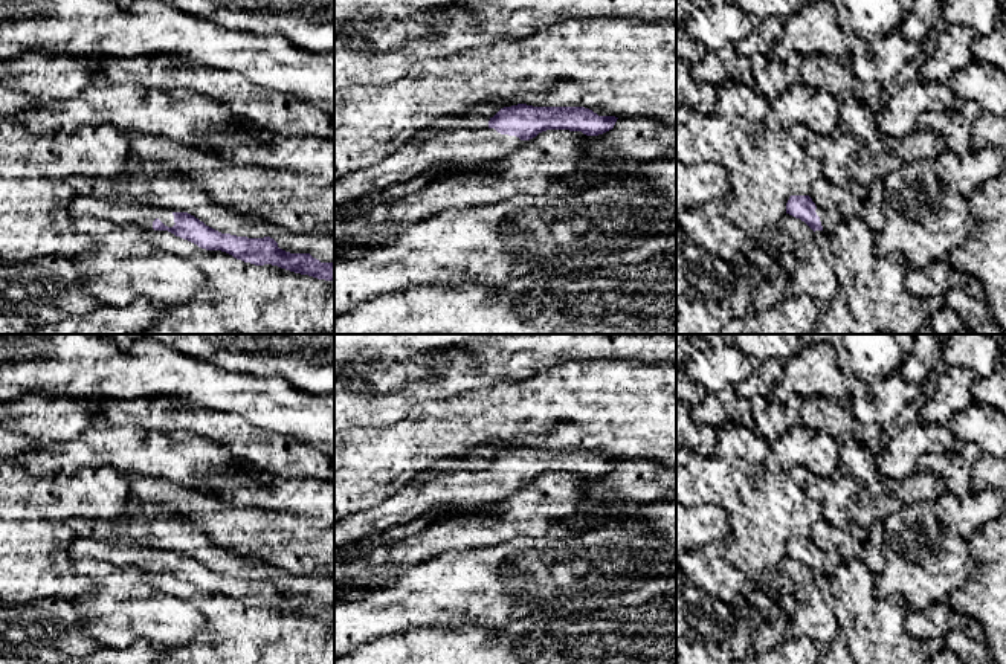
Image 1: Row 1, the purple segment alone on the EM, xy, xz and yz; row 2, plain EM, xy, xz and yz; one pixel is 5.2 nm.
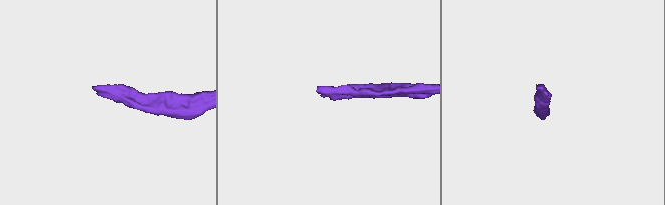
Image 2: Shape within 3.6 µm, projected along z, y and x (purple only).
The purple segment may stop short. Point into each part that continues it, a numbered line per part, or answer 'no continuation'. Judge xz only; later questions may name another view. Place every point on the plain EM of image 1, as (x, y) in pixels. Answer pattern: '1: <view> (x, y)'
1: xz (431, 489)

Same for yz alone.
1: yz (829, 562)

